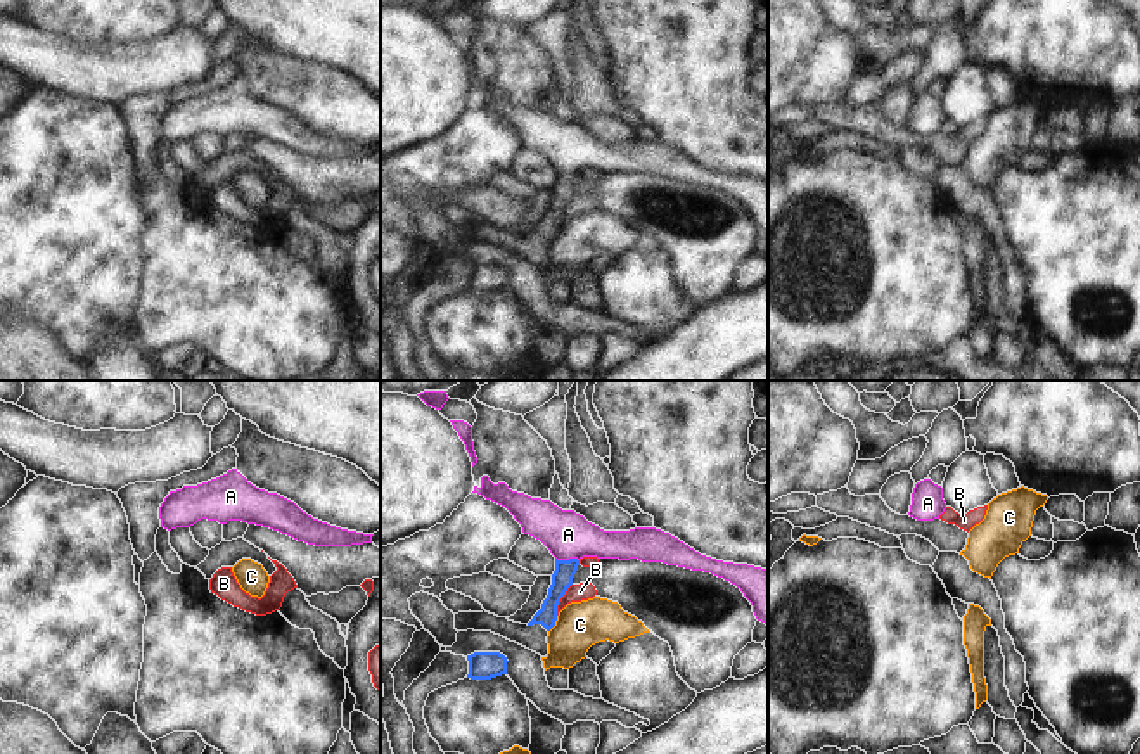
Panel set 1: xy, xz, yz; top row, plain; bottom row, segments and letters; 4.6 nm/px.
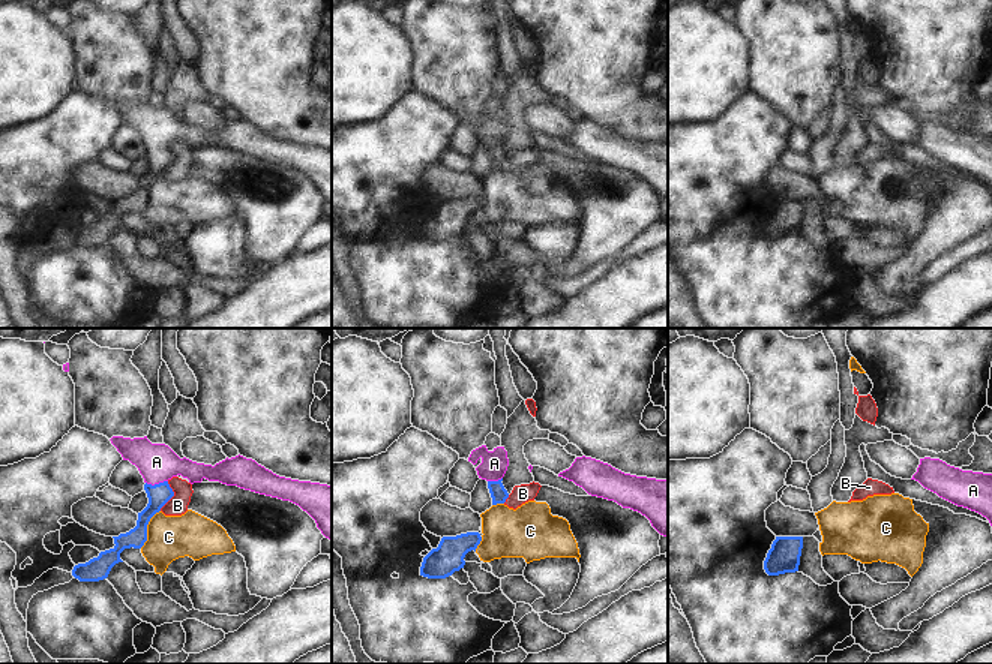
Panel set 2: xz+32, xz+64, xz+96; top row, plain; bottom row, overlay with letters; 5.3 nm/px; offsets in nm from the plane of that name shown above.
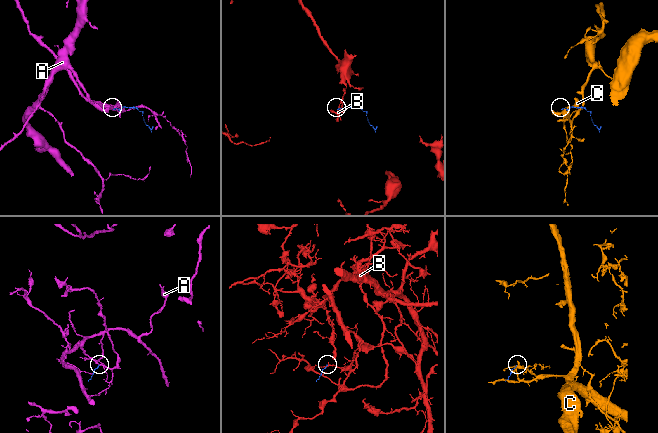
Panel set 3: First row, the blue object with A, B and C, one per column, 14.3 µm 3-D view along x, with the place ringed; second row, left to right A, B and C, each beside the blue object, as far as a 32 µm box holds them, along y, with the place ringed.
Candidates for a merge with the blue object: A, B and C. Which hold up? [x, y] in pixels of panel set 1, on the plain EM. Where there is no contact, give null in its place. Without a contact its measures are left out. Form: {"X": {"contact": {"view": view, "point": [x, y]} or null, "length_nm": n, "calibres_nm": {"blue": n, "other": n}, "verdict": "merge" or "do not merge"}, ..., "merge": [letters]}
{"A": {"contact": {"view": "xz", "point": [570, 172]}, "length_nm": 110, "calibres_nm": {"blue": 100, "other": 220}, "verdict": "merge"}, "B": {"contact": {"view": "xz", "point": [561, 210]}, "length_nm": 170, "calibres_nm": {"blue": 100, "other": 80}, "verdict": "do not merge"}, "C": {"contact": {"view": "xz", "point": [554, 237]}, "length_nm": 90, "calibres_nm": {"blue": 100, "other": 220}, "verdict": "do not merge"}, "merge": ["A"]}

